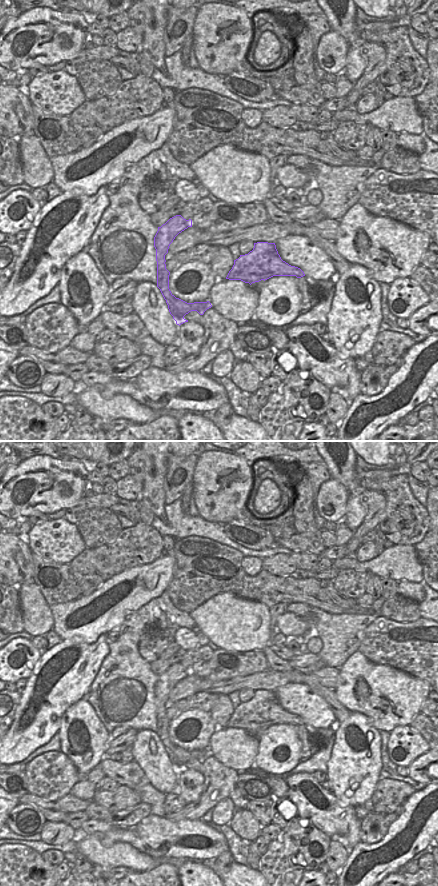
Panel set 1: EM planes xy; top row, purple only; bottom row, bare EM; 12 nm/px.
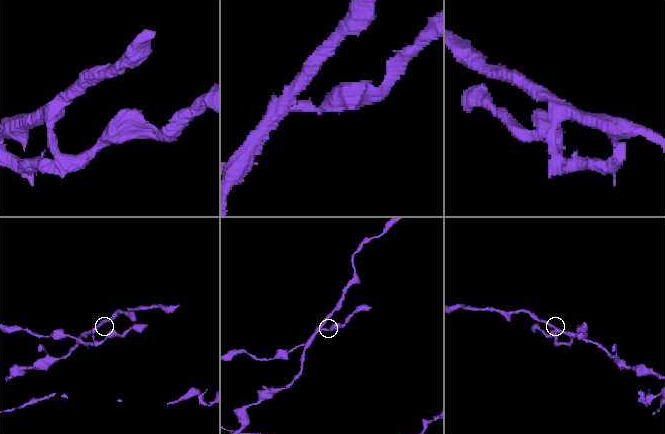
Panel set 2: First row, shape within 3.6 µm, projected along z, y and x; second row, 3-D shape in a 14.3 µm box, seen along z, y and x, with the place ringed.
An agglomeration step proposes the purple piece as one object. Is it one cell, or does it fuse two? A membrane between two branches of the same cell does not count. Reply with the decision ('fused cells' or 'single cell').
fused cells

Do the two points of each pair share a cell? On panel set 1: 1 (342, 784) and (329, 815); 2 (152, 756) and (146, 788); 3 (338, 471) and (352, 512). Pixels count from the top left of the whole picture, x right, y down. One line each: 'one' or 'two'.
1: two
2: two
3: one

